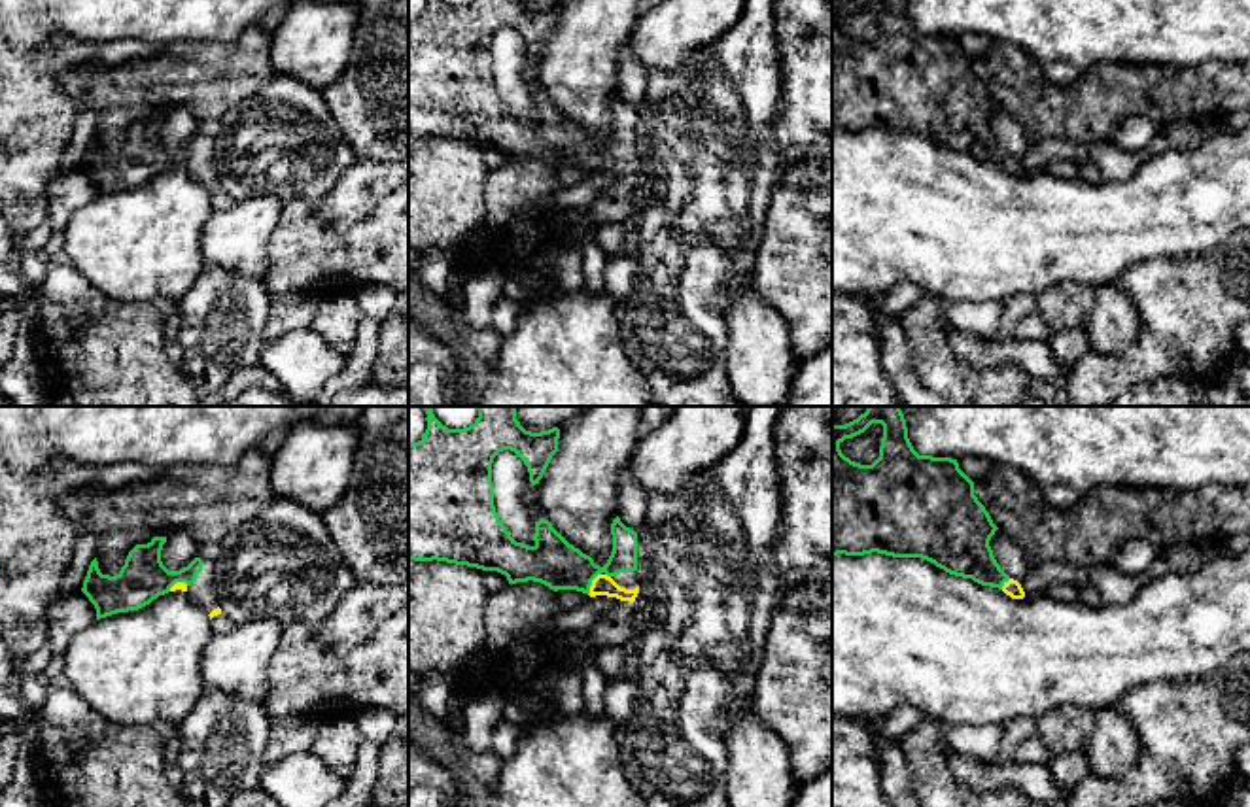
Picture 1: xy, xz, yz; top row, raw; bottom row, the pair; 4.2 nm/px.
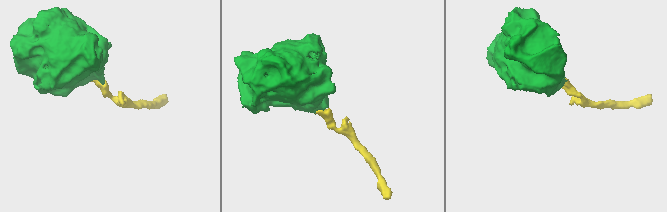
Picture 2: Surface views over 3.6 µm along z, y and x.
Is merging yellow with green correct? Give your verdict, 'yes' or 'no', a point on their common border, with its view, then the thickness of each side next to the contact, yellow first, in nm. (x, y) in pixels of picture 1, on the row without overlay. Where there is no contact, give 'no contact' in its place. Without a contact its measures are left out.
yes | xz (592, 161) | 90/200 nm

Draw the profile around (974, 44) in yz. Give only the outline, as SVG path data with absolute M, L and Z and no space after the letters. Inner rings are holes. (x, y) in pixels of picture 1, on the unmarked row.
M966 32L957 36L959 45L972 57L983 57L987 55L993 45L997 43L993 38L985 36L985 34L976 34L976 32Z

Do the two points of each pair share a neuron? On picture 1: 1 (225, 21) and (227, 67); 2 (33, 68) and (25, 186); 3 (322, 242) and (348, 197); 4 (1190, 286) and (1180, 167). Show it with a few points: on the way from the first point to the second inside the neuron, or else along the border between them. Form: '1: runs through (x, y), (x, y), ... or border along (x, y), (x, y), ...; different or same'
1: border along (260, 23), (246, 29), (233, 42), (180, 42); different
2: runs through (29, 97), (27, 157); same
3: runs through (335, 237), (348, 223), (348, 210); same
4: border along (1230, 239), (1205, 254), (1160, 256), (1145, 263); different

